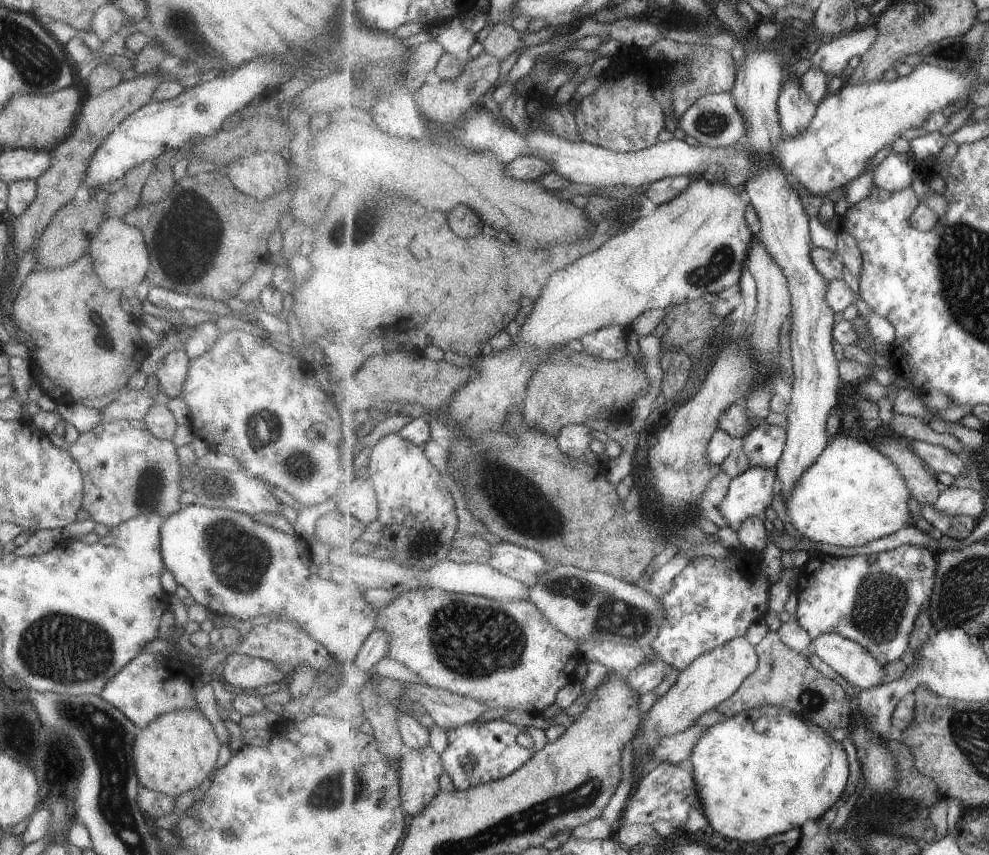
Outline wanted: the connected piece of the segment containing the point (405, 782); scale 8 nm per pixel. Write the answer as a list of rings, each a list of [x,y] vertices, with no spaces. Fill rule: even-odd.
[[[431,747],[421,751],[408,750],[400,762],[400,775],[402,784],[400,788],[402,806],[407,816],[408,823],[429,808],[429,805],[437,798],[441,791],[439,778],[446,773],[442,763],[442,755],[437,754]]]

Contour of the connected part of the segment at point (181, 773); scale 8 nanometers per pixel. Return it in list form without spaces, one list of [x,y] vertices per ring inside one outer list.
[[[197,708],[160,714],[136,733],[130,751],[138,786],[173,798],[197,789],[223,758],[211,724]]]

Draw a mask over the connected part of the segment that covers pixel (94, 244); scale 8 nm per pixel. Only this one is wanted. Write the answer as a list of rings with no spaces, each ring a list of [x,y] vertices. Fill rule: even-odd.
[[[105,217],[90,238],[86,250],[92,267],[100,283],[110,290],[122,291],[124,288],[135,288],[143,280],[149,266],[149,253],[145,248],[141,231],[125,224],[121,218]]]

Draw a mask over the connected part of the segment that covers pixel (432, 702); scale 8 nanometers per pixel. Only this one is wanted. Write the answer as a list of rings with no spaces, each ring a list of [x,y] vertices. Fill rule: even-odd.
[[[407,682],[404,683],[408,686],[408,691],[403,697],[409,697],[411,700],[423,703],[427,707],[427,710],[434,716],[437,725],[446,734],[448,734],[449,729],[479,720],[490,709],[490,706],[486,702],[481,702],[473,697],[457,694],[445,689],[438,689],[427,684],[415,685]]]

